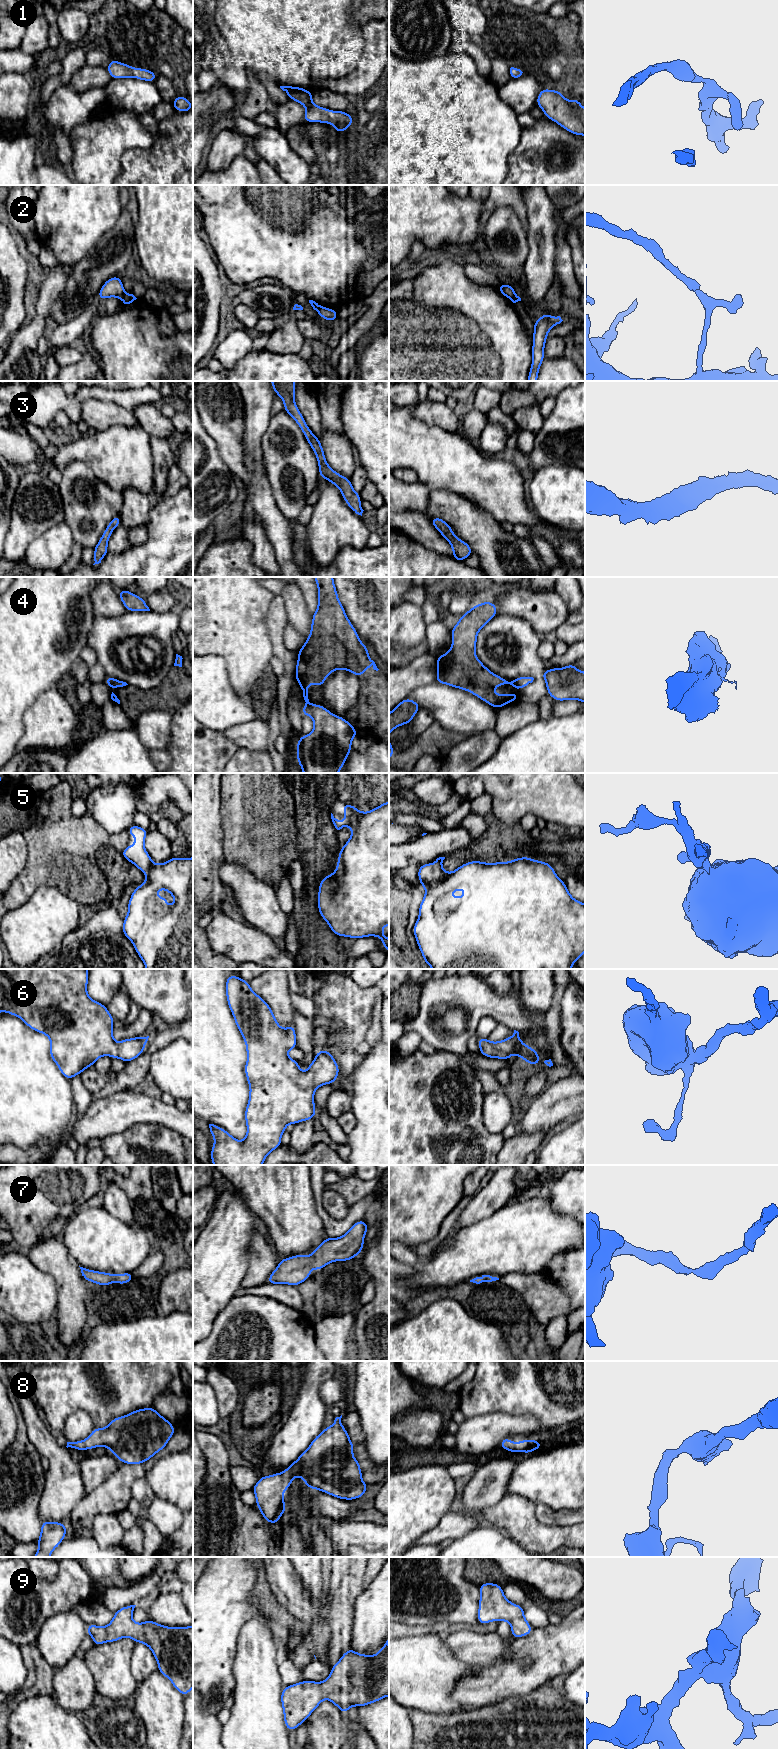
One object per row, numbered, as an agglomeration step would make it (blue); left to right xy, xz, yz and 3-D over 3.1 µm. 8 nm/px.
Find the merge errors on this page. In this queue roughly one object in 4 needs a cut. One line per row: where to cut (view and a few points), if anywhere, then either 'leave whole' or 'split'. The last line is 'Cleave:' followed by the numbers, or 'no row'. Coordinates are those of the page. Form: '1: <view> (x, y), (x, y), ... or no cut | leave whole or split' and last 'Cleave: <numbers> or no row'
1: no cut | leave whole
2: xy (125, 293), (121, 299) | split
3: no cut | leave whole
4: yz (513, 681), (516, 686) | split
5: no cut | leave whole
6: no cut | leave whole
7: no cut | leave whole
8: no cut | leave whole
9: no cut | leave whole
Cleave: 2, 4

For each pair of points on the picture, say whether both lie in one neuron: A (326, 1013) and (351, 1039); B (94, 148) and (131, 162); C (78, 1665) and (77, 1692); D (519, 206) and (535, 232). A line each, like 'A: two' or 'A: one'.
A: one
B: two
C: one
D: two

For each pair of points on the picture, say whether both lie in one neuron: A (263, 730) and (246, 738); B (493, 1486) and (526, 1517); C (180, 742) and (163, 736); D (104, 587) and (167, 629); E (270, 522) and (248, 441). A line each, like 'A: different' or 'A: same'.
A: same
B: different
C: different
D: different
E: same

